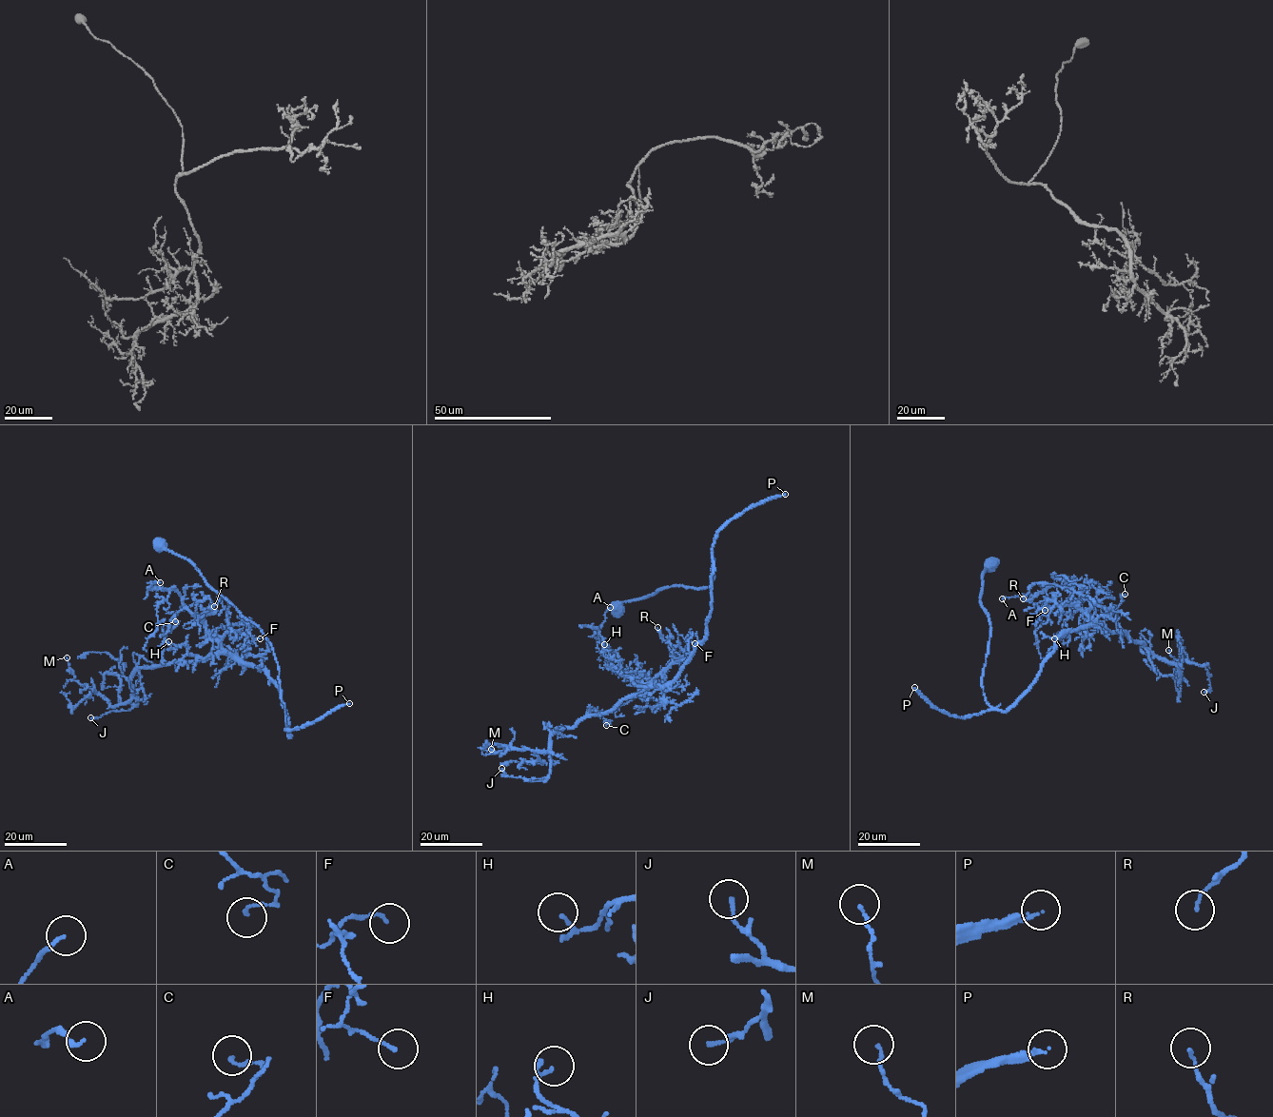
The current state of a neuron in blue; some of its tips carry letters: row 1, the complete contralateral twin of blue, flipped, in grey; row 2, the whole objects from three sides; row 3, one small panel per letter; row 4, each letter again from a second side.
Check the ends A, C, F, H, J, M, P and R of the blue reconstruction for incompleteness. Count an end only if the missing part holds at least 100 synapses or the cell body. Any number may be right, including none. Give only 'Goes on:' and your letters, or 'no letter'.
Goes on: P

